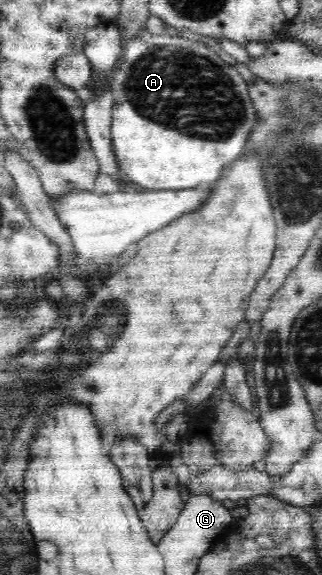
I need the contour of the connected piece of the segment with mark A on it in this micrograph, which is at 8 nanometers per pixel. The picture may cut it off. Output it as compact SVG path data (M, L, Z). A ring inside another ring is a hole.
M143 30L137 37L129 40L123 50L124 61L118 66L119 73L111 83L111 92L113 95L112 110L112 127L110 127L110 136L112 136L113 149L116 155L116 162L120 168L120 174L130 182L133 189L136 190L183 190L196 188L203 185L213 185L222 175L222 170L243 153L250 131L258 125L258 114L256 108L250 100L248 94L247 81L238 73L235 65L228 65L220 59L220 53L215 52L212 48L207 47L200 41L192 39L183 39L182 37L170 35L151 35L150 32Z

